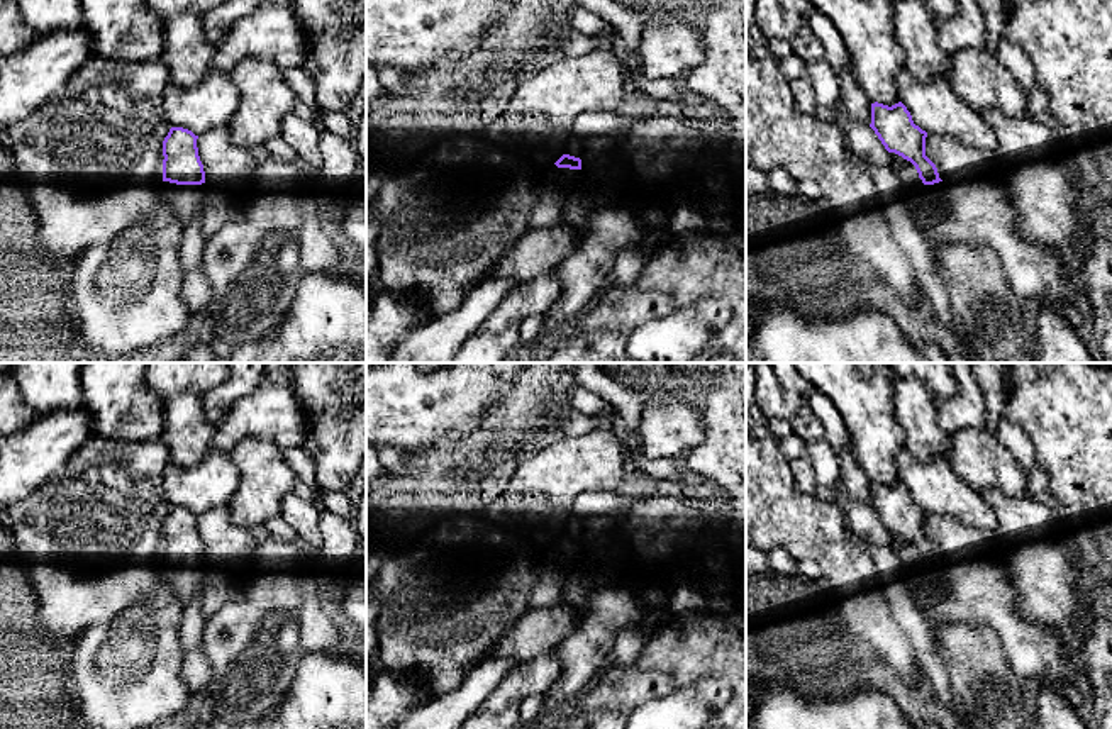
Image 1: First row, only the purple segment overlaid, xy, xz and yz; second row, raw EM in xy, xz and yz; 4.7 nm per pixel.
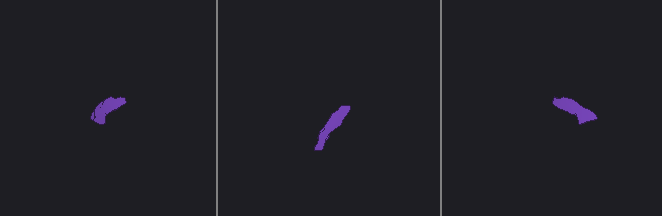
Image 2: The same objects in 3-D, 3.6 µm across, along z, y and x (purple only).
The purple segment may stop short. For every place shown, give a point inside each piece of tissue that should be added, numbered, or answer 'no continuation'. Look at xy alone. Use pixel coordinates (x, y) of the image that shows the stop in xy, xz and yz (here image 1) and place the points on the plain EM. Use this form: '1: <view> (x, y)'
1: xy (185, 580)

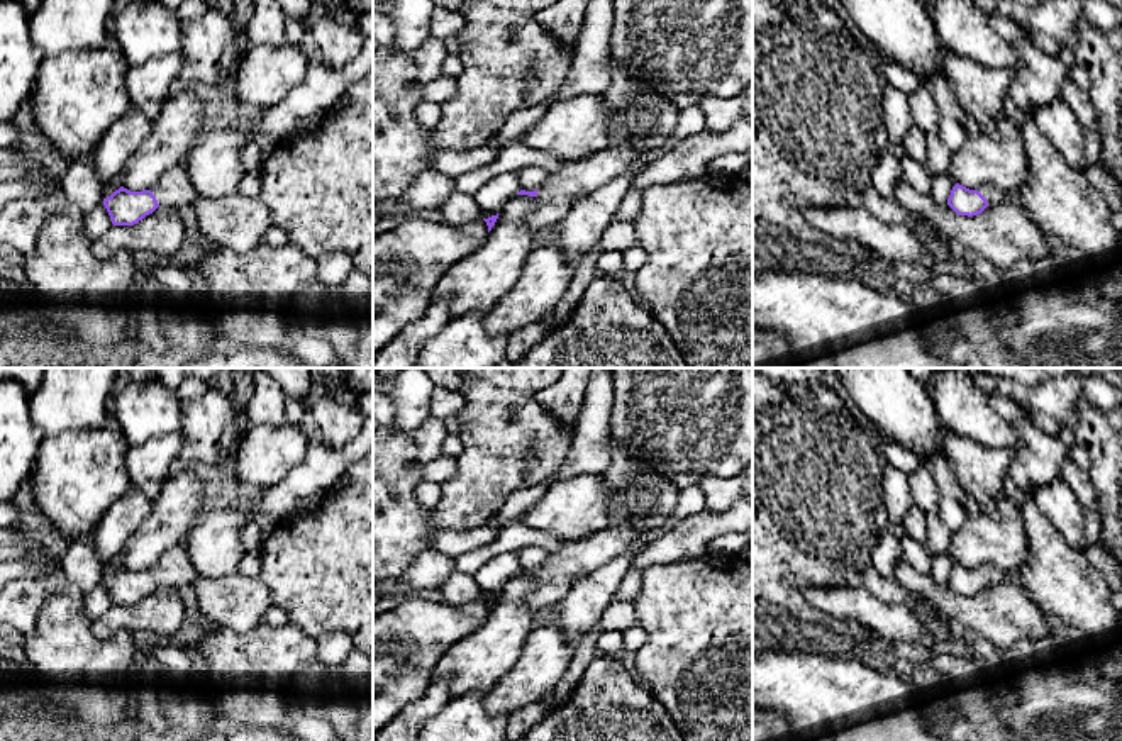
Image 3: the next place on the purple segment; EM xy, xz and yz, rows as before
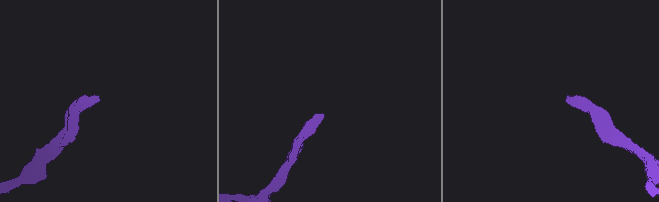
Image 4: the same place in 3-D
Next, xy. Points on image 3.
1: xy (173, 568)

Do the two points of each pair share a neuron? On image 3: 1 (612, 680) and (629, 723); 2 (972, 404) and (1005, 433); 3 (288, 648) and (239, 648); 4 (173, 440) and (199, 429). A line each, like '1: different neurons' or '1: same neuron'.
1: same neuron
2: same neuron
3: same neuron
4: different neurons

